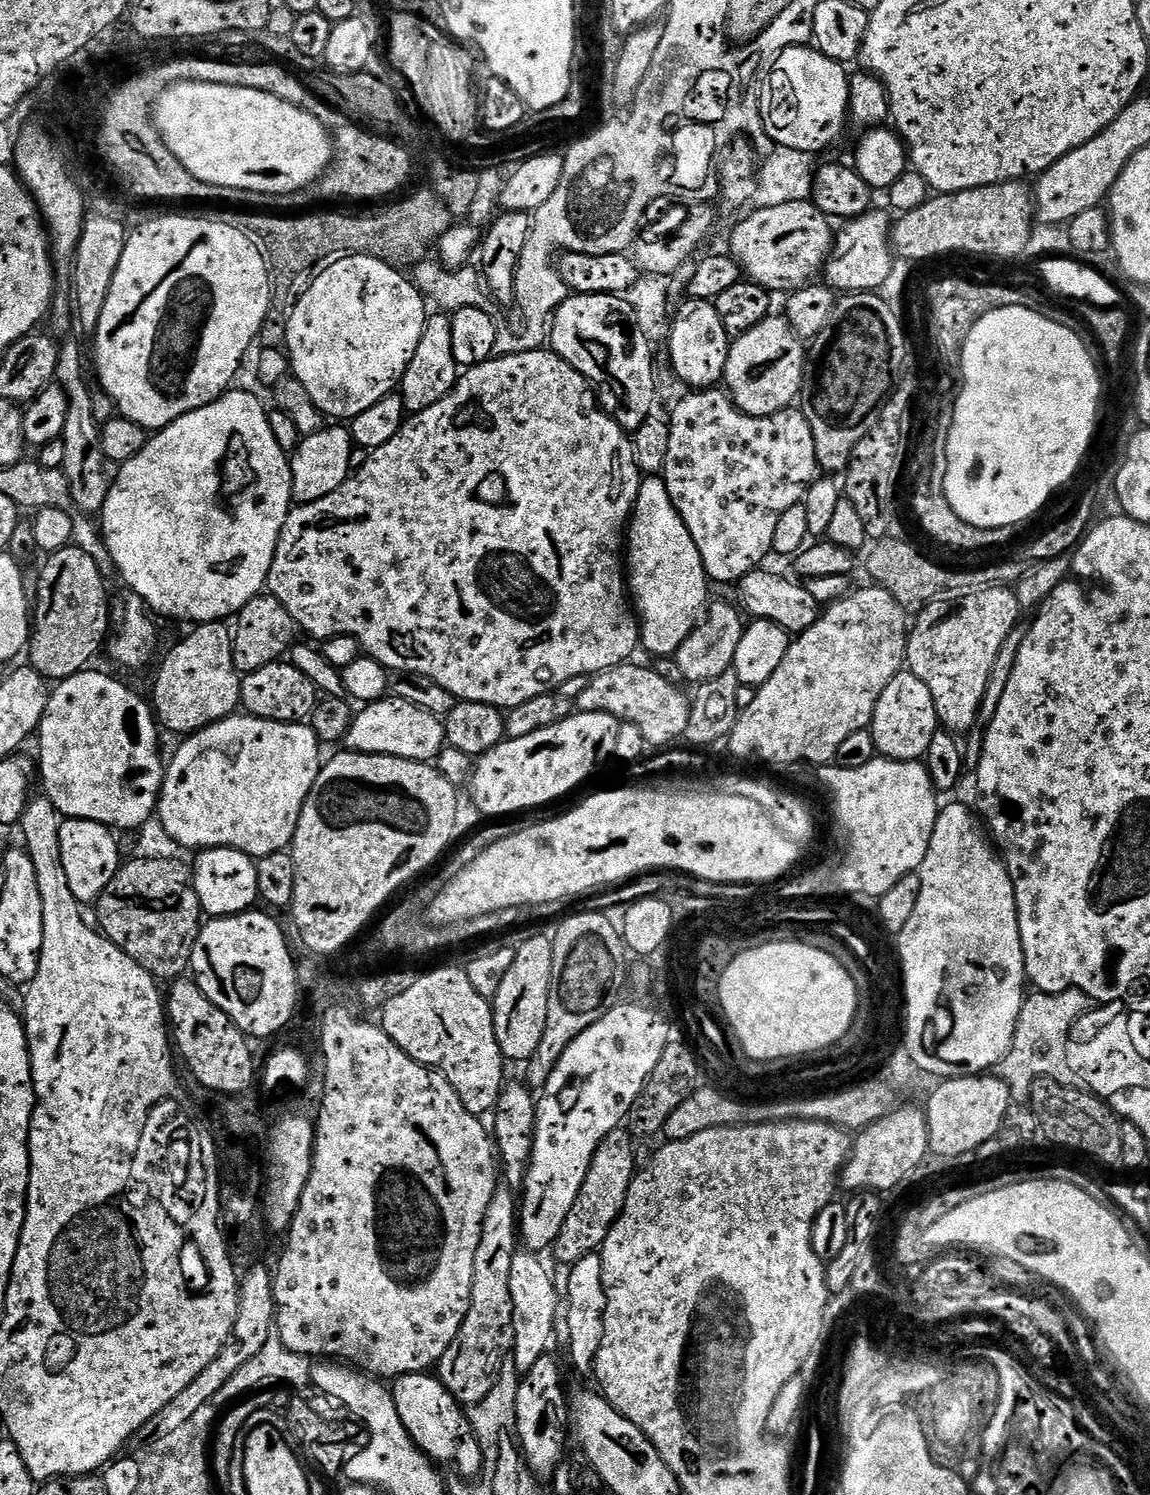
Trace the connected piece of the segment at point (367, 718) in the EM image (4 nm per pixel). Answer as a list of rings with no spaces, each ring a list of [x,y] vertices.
[[[385,698],[365,704],[353,715],[343,743],[353,752],[370,752],[373,756],[397,756],[403,760],[435,761],[446,746],[441,717],[408,701]]]

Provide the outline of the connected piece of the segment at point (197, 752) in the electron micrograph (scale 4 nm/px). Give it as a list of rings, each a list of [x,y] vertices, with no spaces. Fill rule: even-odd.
[[[233,714],[224,720],[206,726],[201,732],[193,732],[191,736],[181,739],[179,743],[180,749],[173,754],[172,760],[170,756],[164,769],[164,781],[160,791],[160,801],[156,803],[156,812],[160,824],[166,830],[166,834],[170,834],[170,838],[174,838],[174,842],[178,842],[181,849],[233,848],[239,852],[244,852],[247,856],[259,858],[266,854],[283,852],[291,845],[298,826],[298,818],[302,814],[302,806],[306,802],[306,798],[310,794],[310,790],[314,786],[322,767],[322,759],[320,760],[322,743],[316,737],[315,730],[311,726],[304,722],[283,724],[273,720],[263,720],[257,716]]]

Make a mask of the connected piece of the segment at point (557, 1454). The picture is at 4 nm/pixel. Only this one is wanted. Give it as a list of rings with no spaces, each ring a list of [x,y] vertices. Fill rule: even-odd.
[[[549,1354],[538,1358],[534,1366],[530,1366],[528,1372],[520,1376],[518,1394],[514,1402],[516,1411],[516,1439],[520,1445],[520,1451],[528,1471],[537,1478],[552,1476],[561,1467],[566,1456],[564,1439],[570,1436],[570,1432],[564,1429],[564,1416],[560,1413],[560,1407],[565,1407],[564,1382],[560,1378],[560,1364]]]

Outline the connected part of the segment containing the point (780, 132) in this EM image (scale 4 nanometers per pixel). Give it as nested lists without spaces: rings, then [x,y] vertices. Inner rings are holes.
[[[812,46],[788,48],[777,60],[772,63],[772,71],[767,77],[766,84],[772,88],[772,101],[767,101],[766,111],[763,113],[764,133],[768,135],[773,145],[789,147],[820,154],[823,148],[828,148],[844,132],[844,123],[849,123],[848,114],[848,82],[849,73],[845,65],[831,60],[826,54],[817,51]]]

